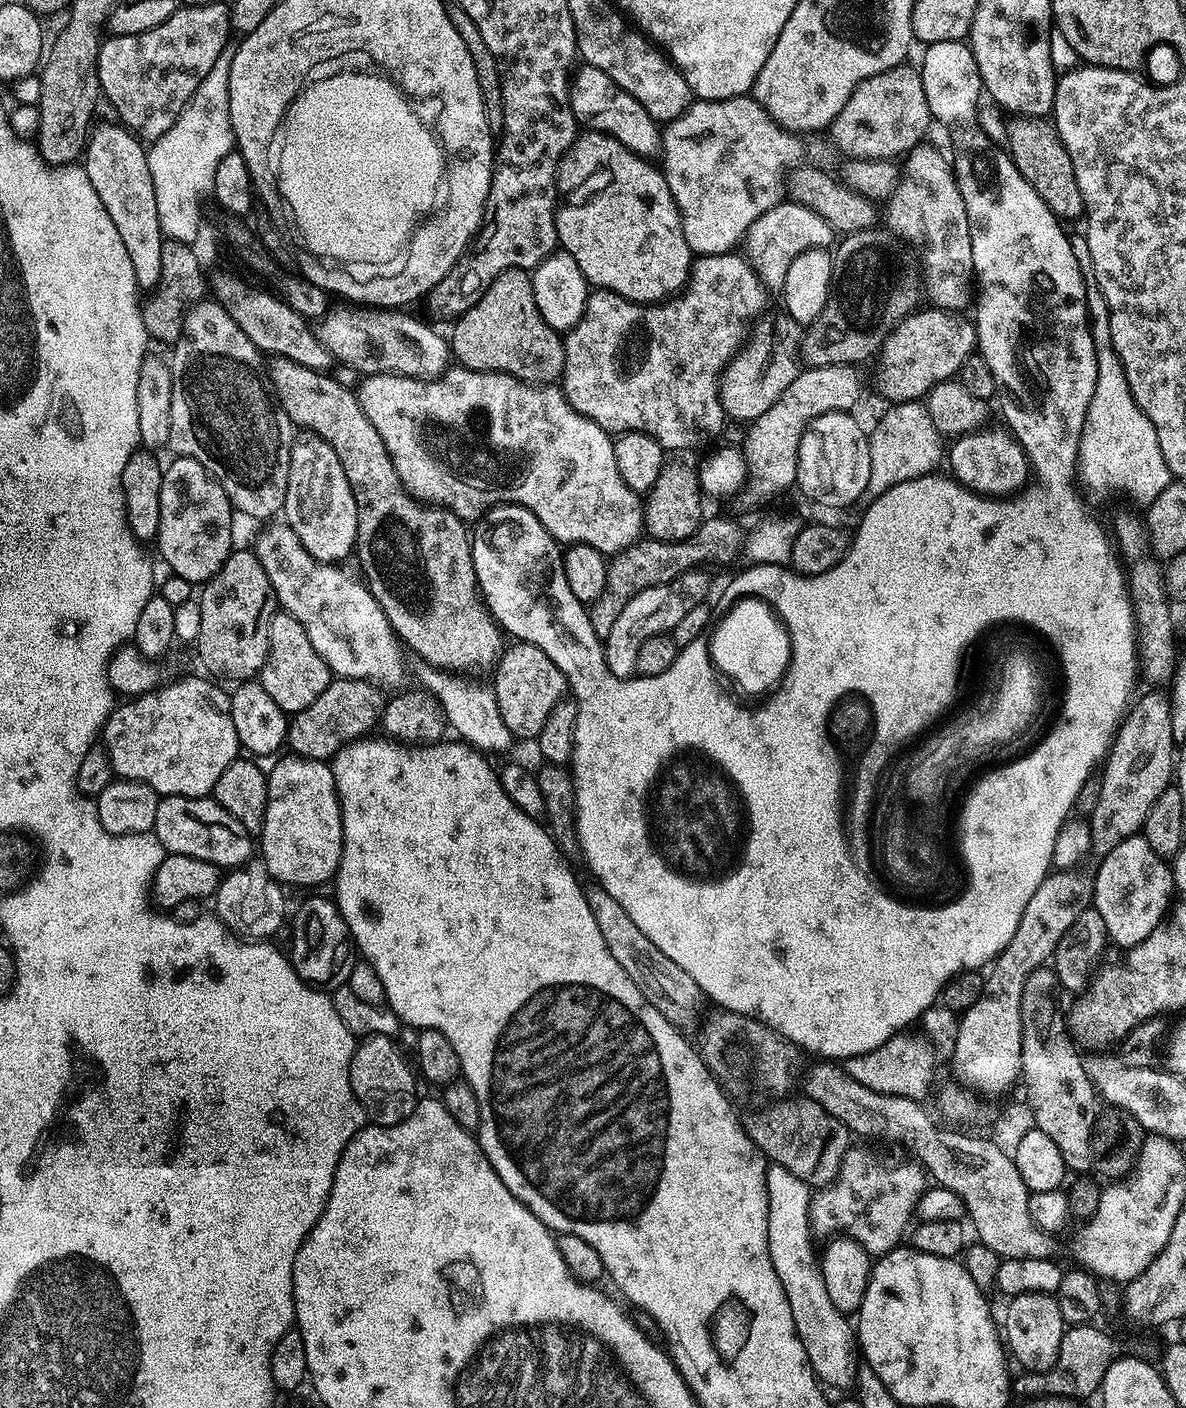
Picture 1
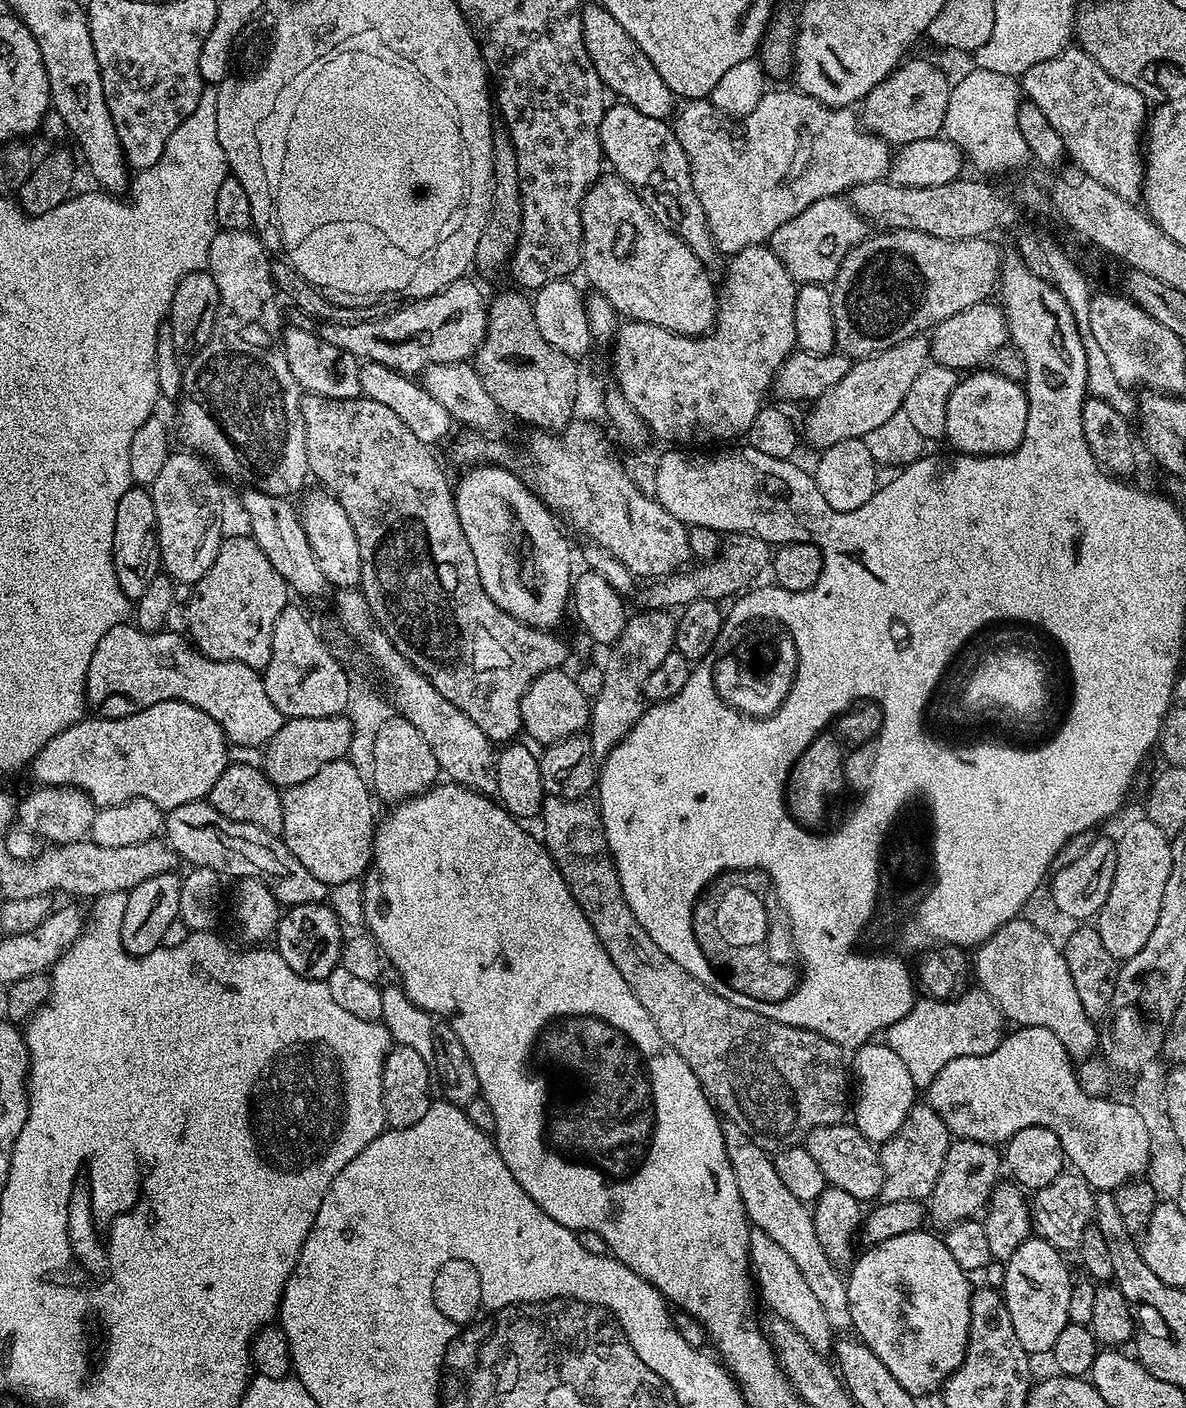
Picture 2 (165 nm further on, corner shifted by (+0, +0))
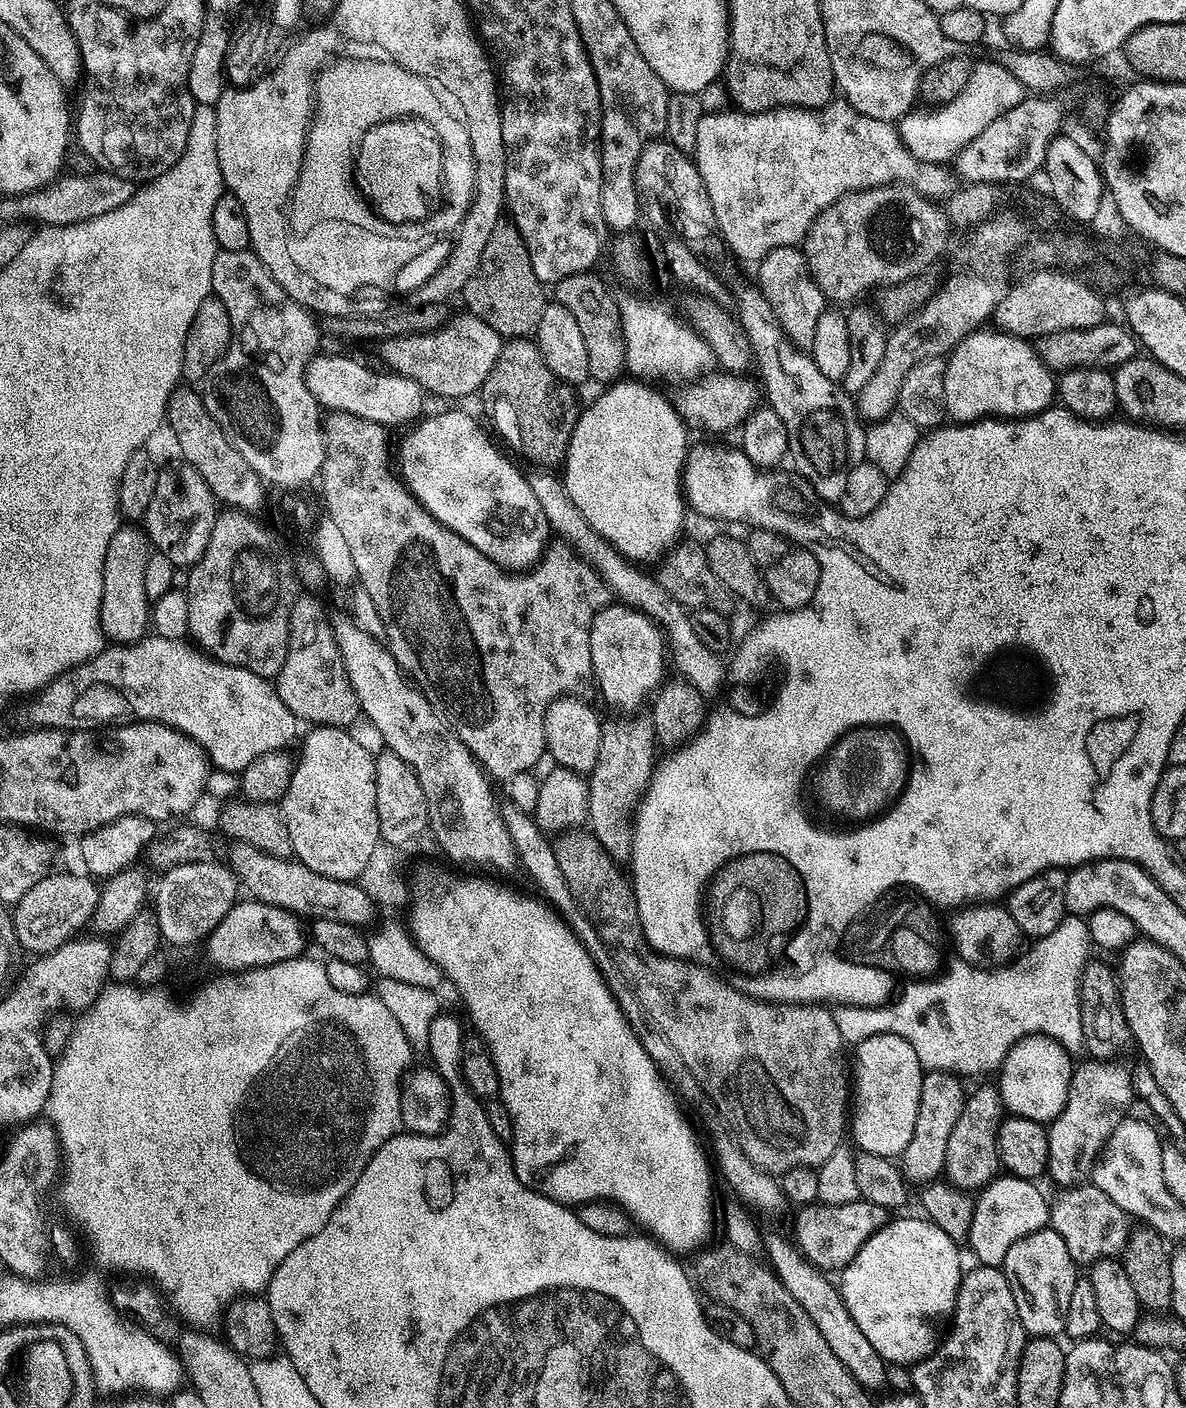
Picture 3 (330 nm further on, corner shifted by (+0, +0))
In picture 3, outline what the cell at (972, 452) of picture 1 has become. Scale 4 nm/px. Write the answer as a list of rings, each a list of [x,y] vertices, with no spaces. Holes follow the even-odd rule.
[[[991,330],[971,332],[961,344],[952,349],[946,360],[944,370],[944,411],[953,421],[984,420],[987,416],[1016,416],[1027,418],[1037,412],[1045,412],[1053,407],[1054,397],[1058,392],[1058,384],[1054,372],[1048,368],[1027,339],[1011,336],[1007,332]]]

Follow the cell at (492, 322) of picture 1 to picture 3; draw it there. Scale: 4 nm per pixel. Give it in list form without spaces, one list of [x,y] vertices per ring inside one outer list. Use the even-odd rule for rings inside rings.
[[[512,338],[501,347],[498,362],[494,362],[494,370],[490,370],[478,396],[484,399],[484,408],[496,427],[497,437],[500,435],[518,455],[533,460],[536,466],[556,466],[552,464],[559,465],[565,459],[578,417],[576,396],[572,392],[575,392],[573,385],[557,380],[550,366],[546,366],[535,339]]]

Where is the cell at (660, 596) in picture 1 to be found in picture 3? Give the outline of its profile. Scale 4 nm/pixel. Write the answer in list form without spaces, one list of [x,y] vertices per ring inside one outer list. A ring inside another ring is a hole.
[[[628,714],[625,720],[612,720],[603,725],[600,730],[600,741],[598,742],[598,762],[594,762],[592,771],[587,777],[588,781],[588,824],[593,836],[598,838],[598,842],[602,842],[602,846],[611,854],[612,859],[617,862],[624,862],[632,855],[632,822],[634,819],[634,809],[639,803],[645,788],[648,786],[648,781],[652,779],[652,770],[658,763],[658,755],[656,756],[656,748],[658,749],[658,741],[656,739],[656,728],[652,725],[651,715],[634,716],[638,714]]]

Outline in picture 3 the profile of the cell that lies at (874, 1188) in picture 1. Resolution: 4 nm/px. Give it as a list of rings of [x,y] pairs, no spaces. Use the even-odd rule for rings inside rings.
[[[925,1071],[914,1134],[902,1155],[902,1171],[909,1185],[927,1186],[941,1179],[946,1162],[946,1142],[954,1130],[954,1122],[958,1122],[962,1114],[966,1099],[966,1088],[960,1084],[963,1084],[961,1077],[951,1072]]]

